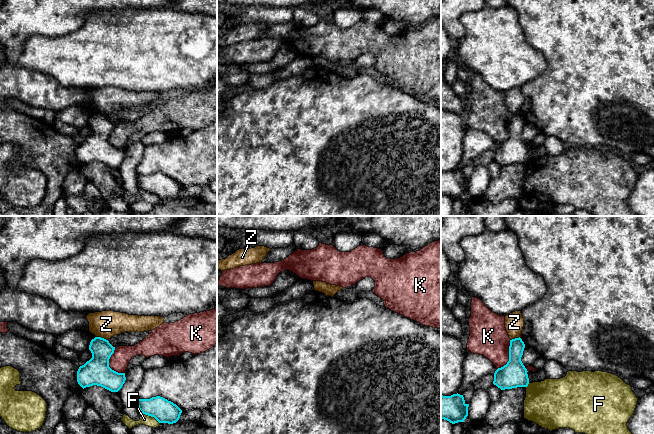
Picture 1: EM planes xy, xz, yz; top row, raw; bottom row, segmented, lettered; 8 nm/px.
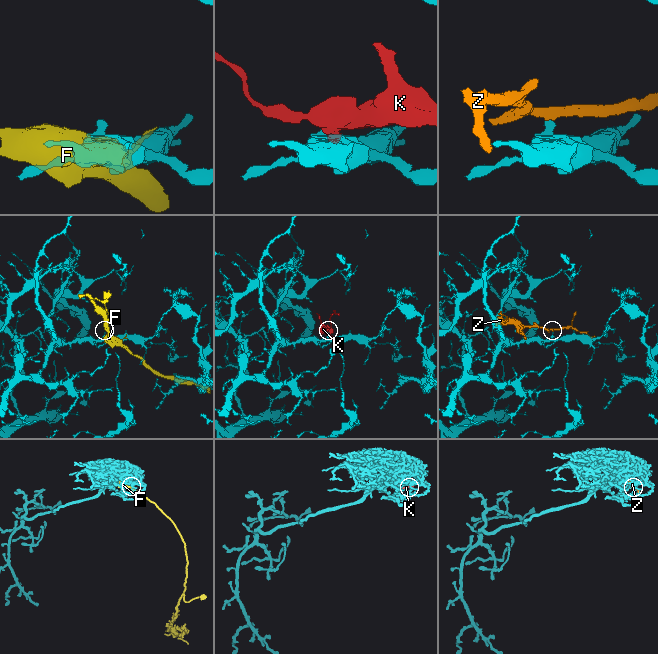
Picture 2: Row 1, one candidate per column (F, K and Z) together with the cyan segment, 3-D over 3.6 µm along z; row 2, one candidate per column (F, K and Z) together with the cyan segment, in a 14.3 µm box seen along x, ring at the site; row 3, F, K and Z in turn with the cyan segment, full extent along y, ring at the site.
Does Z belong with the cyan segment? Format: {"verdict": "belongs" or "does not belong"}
{"verdict": "does not belong"}

